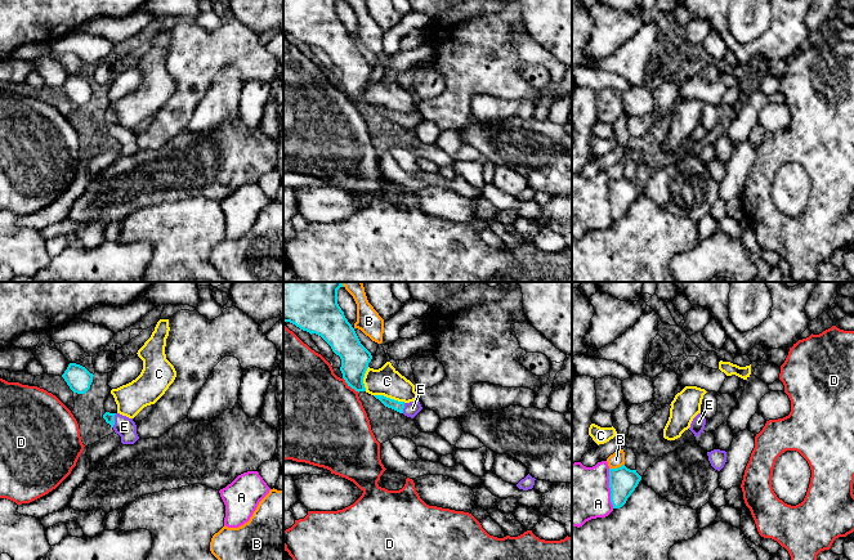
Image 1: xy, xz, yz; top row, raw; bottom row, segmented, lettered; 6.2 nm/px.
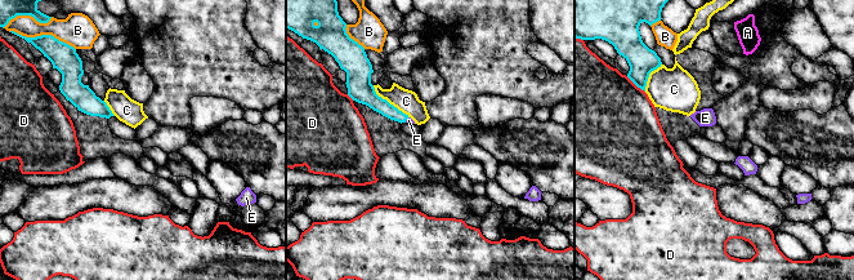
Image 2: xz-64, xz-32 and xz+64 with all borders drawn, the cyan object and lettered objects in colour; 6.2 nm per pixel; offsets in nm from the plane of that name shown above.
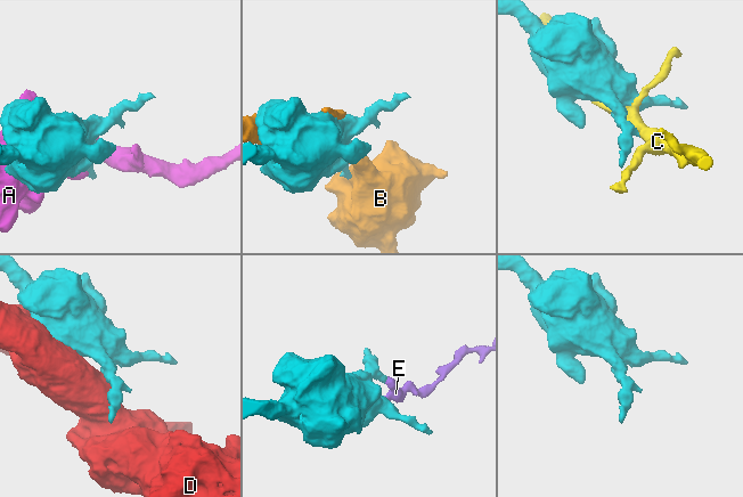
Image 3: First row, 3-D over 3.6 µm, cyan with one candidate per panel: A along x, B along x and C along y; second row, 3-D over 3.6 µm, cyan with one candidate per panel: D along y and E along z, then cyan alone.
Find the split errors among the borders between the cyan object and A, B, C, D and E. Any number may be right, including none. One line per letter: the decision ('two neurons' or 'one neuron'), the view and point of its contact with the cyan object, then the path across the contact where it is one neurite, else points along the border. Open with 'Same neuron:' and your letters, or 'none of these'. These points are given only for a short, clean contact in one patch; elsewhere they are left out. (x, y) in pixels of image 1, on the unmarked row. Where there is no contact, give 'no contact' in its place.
Same neuron: E
A: two neurons; meets cyan in yz at (609, 198)
B: two neurons; meets cyan in yz at (617, 179)
C: two neurons; meets cyan in xz at (389, 110)
D: two neurons; meets cyan in xz at (351, 98)
E: one neuron; meets cyan in xy at (113, 131); runs through xy (110, 129), (113, 131), (124, 138)

